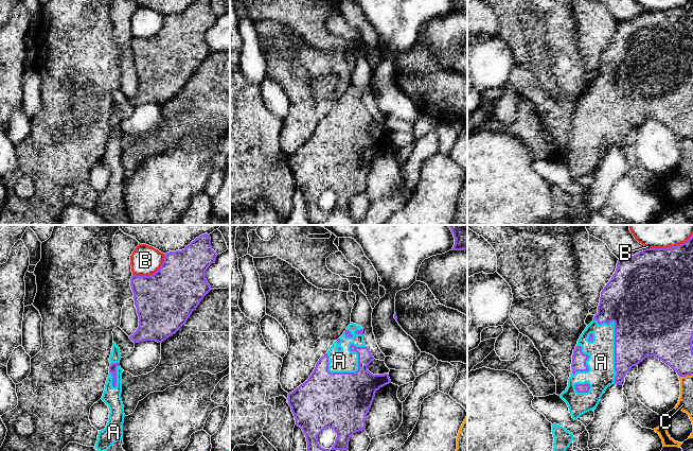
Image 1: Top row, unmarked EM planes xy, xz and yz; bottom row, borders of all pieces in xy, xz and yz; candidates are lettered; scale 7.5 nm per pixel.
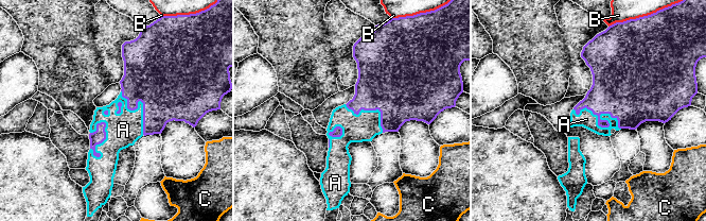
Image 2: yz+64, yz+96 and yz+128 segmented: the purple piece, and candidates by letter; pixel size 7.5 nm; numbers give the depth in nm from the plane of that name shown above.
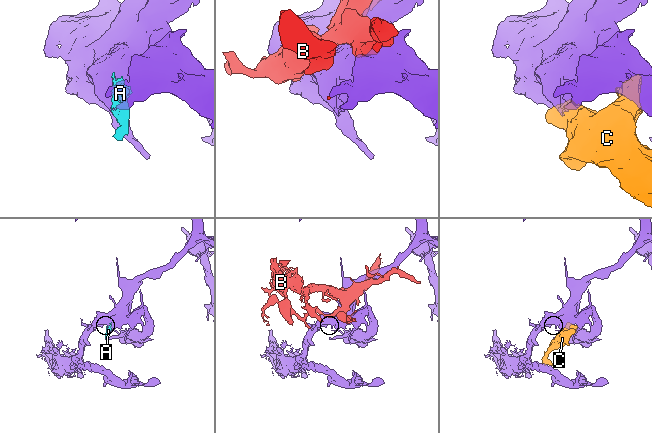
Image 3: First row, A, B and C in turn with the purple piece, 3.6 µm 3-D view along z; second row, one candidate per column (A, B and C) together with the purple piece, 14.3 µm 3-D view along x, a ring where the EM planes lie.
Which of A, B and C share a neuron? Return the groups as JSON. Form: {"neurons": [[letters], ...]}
{"neurons": [["A"], ["B"], ["C"]]}

